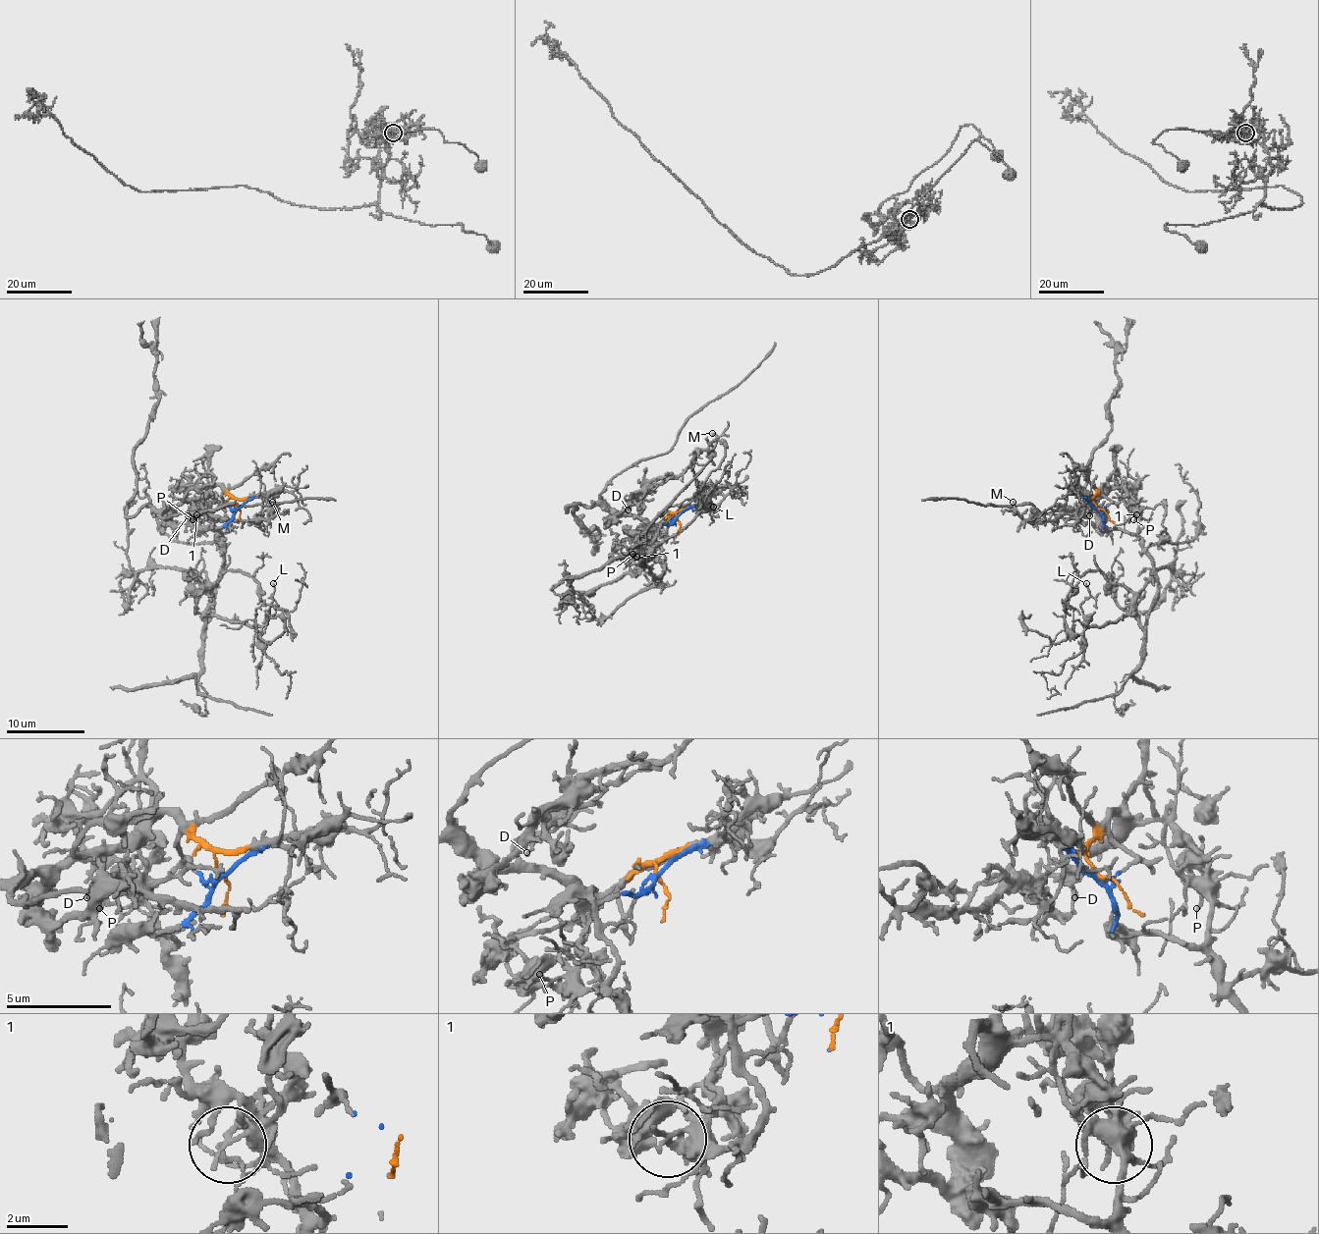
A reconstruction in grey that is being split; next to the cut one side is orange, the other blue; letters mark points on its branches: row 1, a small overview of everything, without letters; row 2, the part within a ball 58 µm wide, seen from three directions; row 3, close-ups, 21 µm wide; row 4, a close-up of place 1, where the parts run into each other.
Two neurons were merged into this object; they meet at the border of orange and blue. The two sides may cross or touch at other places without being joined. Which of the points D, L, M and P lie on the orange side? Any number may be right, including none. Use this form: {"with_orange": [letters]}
{"with_orange": ["D", "M"]}

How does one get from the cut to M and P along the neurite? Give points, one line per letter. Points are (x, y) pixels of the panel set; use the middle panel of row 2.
M: (677, 517), (669, 513), (652, 525), (640, 515), (611, 517), (654, 480), (677, 476), (716, 439), (712, 433)
P: (677, 517), (669, 525), (654, 529), (654, 539), (661, 549), (661, 555), (656, 559), (640, 559), (632, 555)

